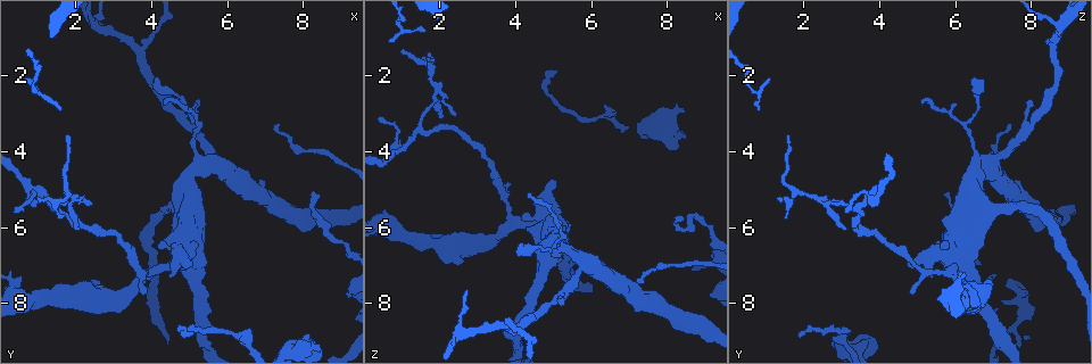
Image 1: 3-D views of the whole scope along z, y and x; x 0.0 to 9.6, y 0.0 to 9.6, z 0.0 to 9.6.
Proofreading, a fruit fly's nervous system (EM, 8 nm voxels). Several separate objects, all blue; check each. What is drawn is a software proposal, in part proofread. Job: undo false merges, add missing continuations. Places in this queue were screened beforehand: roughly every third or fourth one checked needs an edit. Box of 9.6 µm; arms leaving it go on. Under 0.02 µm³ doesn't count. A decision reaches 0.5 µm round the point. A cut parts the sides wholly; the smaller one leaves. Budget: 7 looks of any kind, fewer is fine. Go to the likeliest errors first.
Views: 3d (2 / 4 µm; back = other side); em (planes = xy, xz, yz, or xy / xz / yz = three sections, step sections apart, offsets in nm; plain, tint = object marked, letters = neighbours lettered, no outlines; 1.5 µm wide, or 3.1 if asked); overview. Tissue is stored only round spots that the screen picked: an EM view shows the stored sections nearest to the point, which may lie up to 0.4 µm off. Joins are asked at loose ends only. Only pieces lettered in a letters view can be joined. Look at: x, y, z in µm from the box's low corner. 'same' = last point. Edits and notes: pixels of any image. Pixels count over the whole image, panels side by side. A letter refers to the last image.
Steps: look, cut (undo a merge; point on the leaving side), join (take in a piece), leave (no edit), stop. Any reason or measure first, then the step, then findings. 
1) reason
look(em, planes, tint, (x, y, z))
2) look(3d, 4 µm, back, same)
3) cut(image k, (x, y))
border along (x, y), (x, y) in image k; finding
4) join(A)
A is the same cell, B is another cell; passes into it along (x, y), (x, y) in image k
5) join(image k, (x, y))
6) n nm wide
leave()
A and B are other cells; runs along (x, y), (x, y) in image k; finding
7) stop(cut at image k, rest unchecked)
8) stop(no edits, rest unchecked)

three-way junction
look(em, planes, letters, (4.10, 7.15, 5.85))

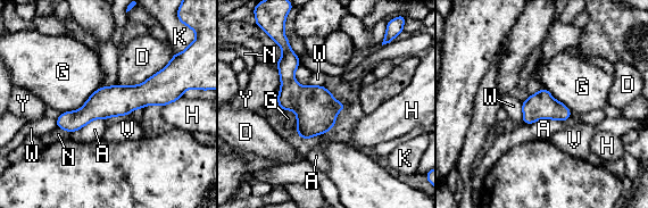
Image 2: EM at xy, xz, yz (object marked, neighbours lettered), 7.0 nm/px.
190 nm wide
leave()
A, D, G, H, K, N, V, W and Y are other cells; border along (99, 86), (81, 107), (60, 114) in image 2; continuous, no second neuron

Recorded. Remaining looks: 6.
tapers out
look(3d, 2 µm, (1.00, 5.25, 1.35))

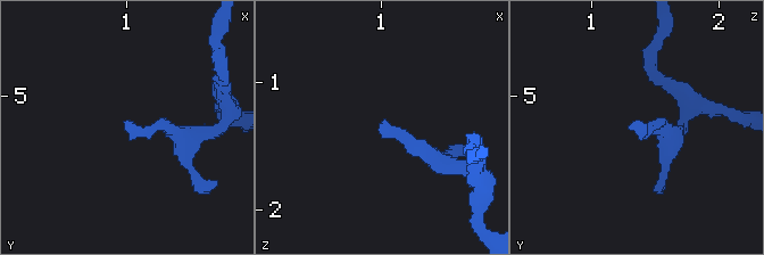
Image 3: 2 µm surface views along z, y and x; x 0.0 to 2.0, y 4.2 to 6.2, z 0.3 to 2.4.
look(em, planes, letters, (0.98, 5.22, 1.32))

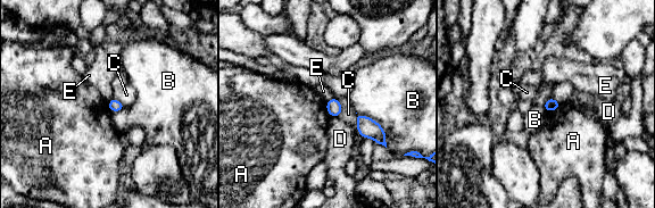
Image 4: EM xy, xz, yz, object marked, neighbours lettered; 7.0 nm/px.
80 nm wide
leave()
A, B, C, D and E are other cells; border along (552, 97), (542, 107) in image 4; no lettered piece goes on from it

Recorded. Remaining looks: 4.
sudden change in width
look(em, yz, step 8, tint, (6.20, 8.80, 3.15))

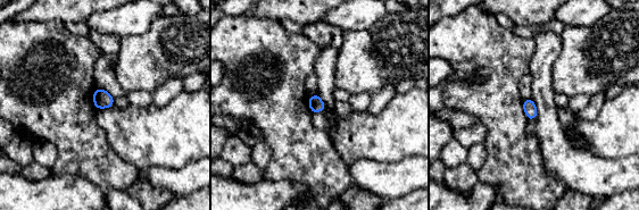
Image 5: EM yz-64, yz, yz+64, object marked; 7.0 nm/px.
look(em, planes, letters, same)

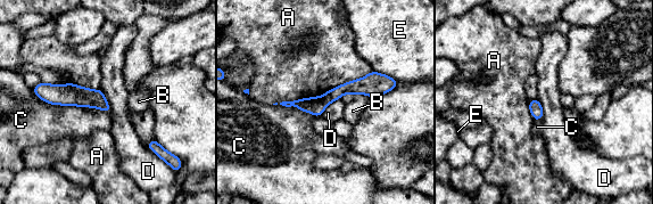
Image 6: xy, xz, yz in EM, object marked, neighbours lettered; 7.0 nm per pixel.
leave()
A, B, C, D and E are other cells; one neuron here

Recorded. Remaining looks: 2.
stop(no edits, rest unchecked)

